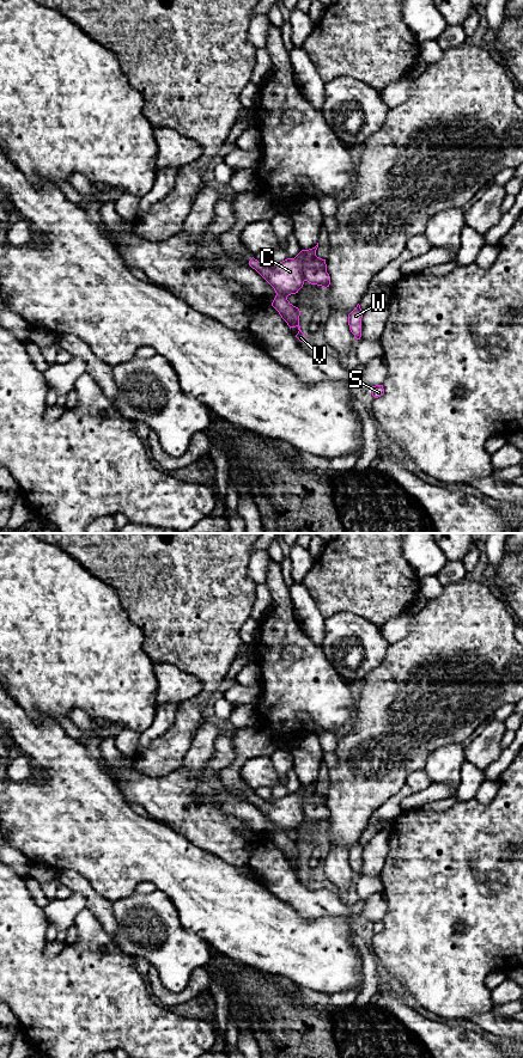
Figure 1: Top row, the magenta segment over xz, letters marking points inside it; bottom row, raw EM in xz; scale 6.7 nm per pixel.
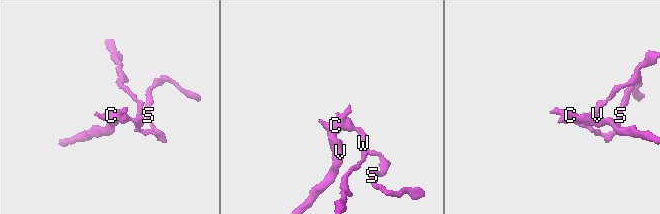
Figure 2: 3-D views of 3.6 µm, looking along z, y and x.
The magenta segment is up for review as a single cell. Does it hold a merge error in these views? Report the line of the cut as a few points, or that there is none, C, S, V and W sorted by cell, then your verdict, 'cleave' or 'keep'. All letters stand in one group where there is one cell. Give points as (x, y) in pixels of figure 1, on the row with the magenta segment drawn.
xz (296, 256), (300, 262), (300, 274), (304, 280) | C V / S W | cleave

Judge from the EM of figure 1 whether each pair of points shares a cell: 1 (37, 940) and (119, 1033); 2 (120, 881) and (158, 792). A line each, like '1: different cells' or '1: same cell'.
1: same cell
2: different cells

